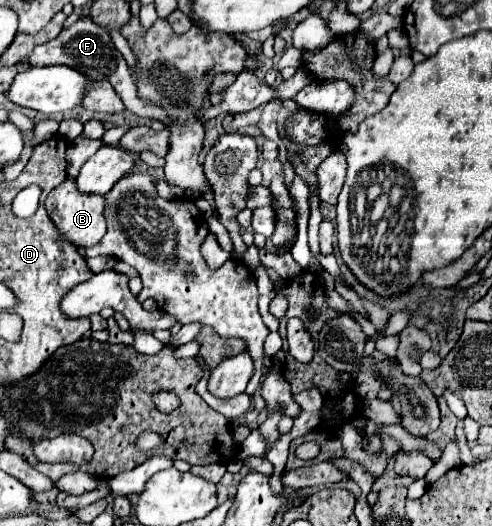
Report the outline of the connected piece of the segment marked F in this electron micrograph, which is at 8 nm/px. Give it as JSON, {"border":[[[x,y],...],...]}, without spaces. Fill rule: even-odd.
{"border":[[[88,16],[86,18],[80,18],[76,24],[72,24],[70,28],[62,30],[58,38],[54,38],[52,42],[46,42],[46,44],[40,44],[34,48],[34,52],[24,58],[24,62],[32,62],[32,66],[52,66],[52,64],[66,64],[66,66],[72,66],[76,70],[80,70],[82,74],[86,74],[88,78],[92,80],[108,80],[114,90],[120,94],[120,98],[124,100],[124,106],[138,114],[138,116],[144,116],[144,118],[154,118],[154,120],[160,120],[162,124],[166,124],[168,116],[164,114],[162,108],[156,108],[156,106],[150,106],[148,102],[140,100],[138,94],[136,94],[136,84],[134,84],[134,78],[132,78],[132,72],[124,60],[124,56],[116,50],[116,46],[112,44],[110,40],[110,34],[106,30],[102,30],[98,24],[94,24]]]}

